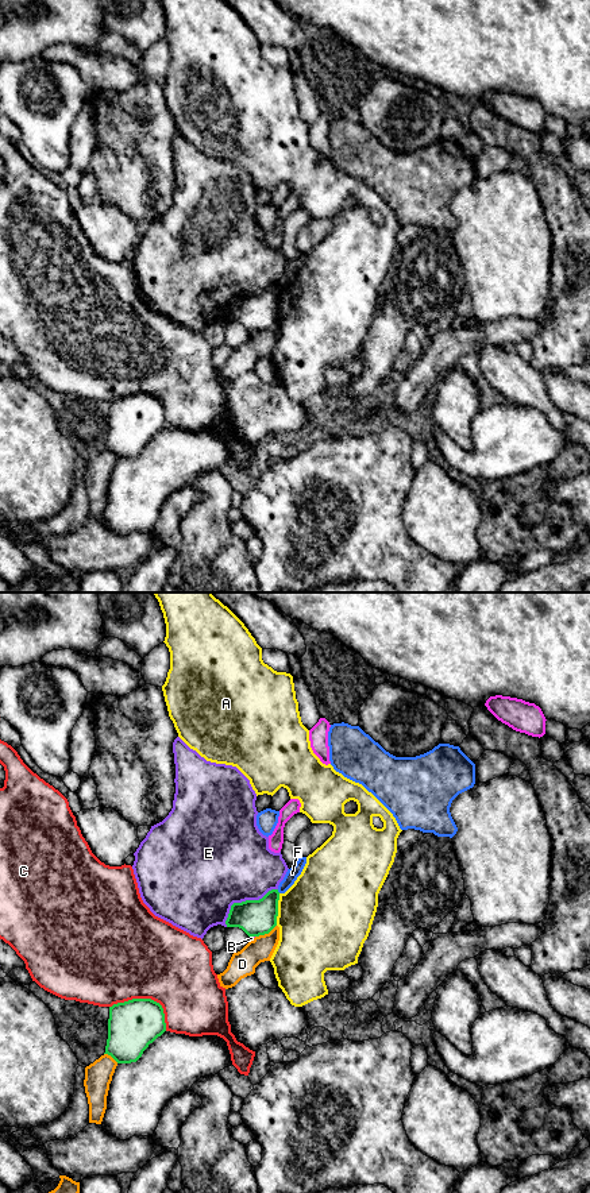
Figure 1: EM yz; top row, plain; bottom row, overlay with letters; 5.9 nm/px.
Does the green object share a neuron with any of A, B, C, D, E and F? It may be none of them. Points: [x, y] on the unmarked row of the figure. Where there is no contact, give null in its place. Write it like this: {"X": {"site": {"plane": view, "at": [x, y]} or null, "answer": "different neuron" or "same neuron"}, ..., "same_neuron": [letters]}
{"A": {"site": {"plane": "yz", "at": [277, 305]}, "answer": "different neuron"}, "B": {"site": {"plane": "yz", "at": [253, 331]}, "answer": "different neuron"}, "C": {"site": {"plane": "yz", "at": [147, 394]}, "answer": "different neuron"}, "D": {"site": {"plane": "yz", "at": [265, 328]}, "answer": "different neuron"}, "E": {"site": {"plane": "yz", "at": [243, 297]}, "answer": "different neuron"}, "F": {"site": {"plane": "yz", "at": [277, 286]}, "answer": "different neuron"}, "same_neuron": []}

